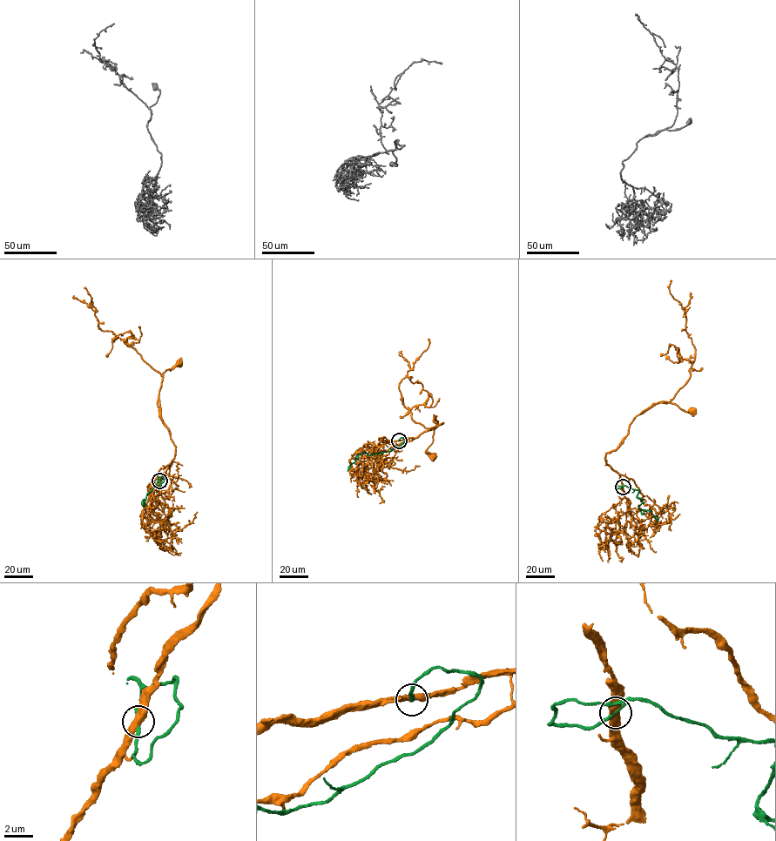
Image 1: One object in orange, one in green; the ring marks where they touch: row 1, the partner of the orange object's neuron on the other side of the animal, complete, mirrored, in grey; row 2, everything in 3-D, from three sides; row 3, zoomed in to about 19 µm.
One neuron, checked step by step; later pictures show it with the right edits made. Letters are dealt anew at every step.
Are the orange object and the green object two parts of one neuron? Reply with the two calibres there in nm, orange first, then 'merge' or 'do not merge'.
480/280 nm | do not merge

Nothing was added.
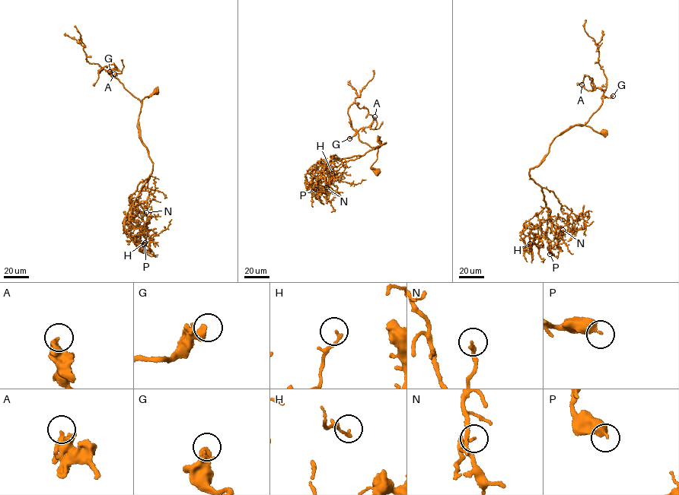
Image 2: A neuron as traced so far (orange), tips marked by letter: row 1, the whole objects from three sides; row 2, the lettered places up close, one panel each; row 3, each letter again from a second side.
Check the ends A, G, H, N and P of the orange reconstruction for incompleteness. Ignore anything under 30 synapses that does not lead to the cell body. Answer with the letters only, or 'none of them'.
none of them

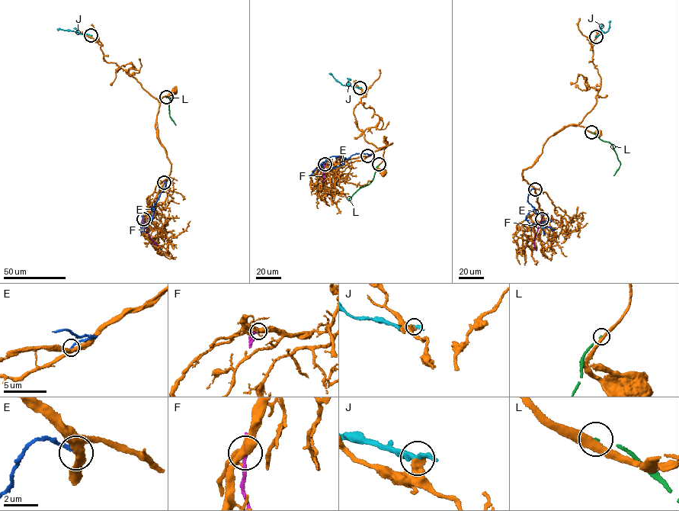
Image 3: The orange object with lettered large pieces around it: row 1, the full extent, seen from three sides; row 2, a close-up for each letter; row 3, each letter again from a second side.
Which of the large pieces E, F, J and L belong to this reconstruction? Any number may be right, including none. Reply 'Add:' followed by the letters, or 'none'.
Add: none

